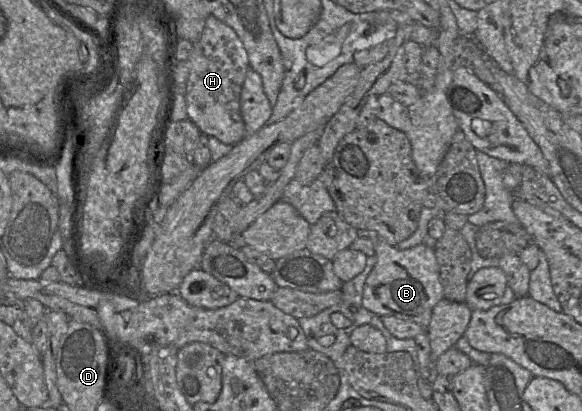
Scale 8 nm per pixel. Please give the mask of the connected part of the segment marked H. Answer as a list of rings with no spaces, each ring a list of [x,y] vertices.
[[[209,16],[200,38],[193,43],[187,62],[189,75],[185,98],[188,118],[207,137],[215,137],[231,146],[238,144],[247,136],[240,98],[250,69],[248,54],[242,41],[231,27],[215,16]]]

